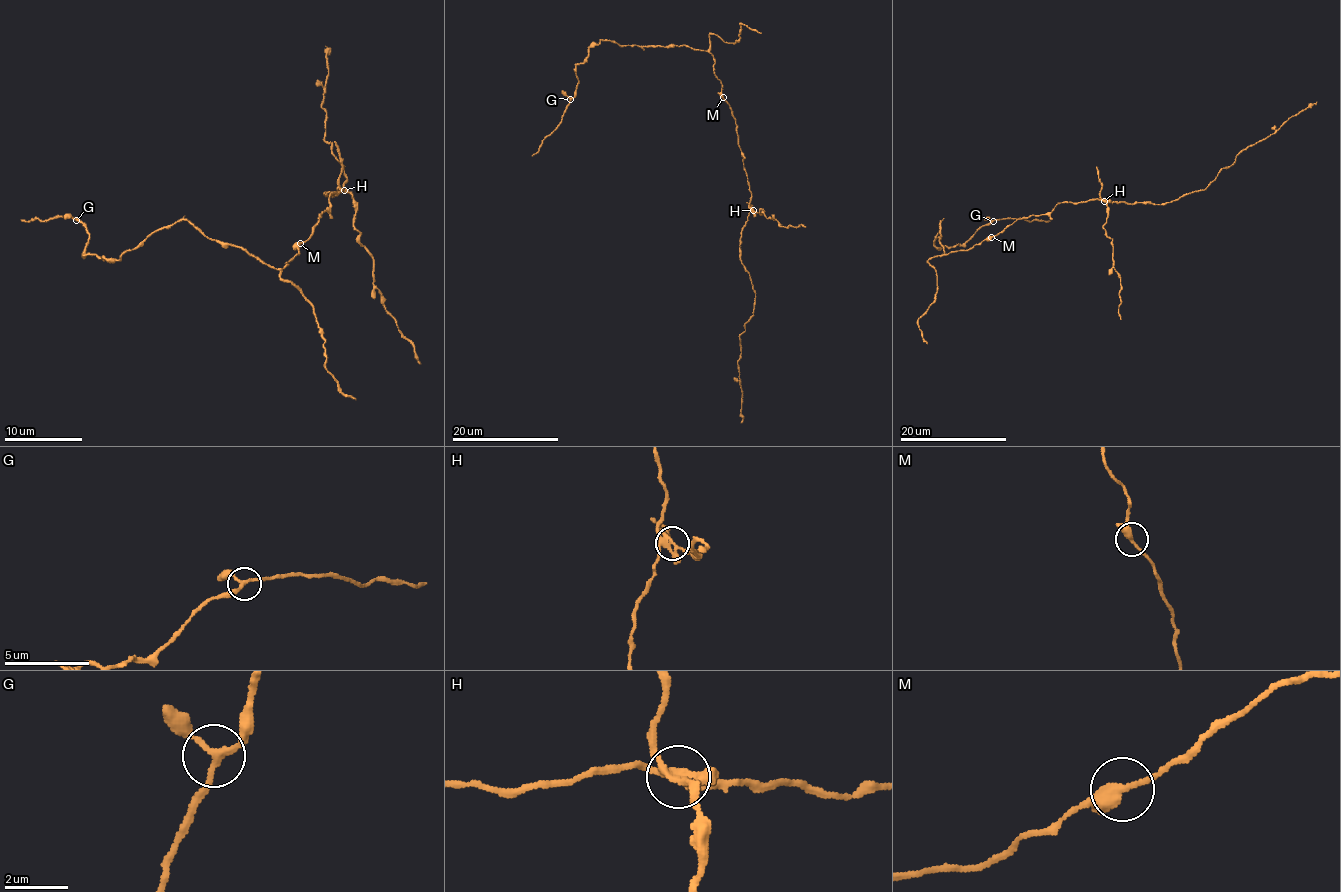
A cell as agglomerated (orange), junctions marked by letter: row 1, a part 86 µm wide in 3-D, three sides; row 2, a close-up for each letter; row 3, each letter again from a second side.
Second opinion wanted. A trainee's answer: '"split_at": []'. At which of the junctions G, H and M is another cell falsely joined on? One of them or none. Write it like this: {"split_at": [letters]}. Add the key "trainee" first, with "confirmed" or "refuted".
{"trainee": "refuted", "split_at": ["H"]}

